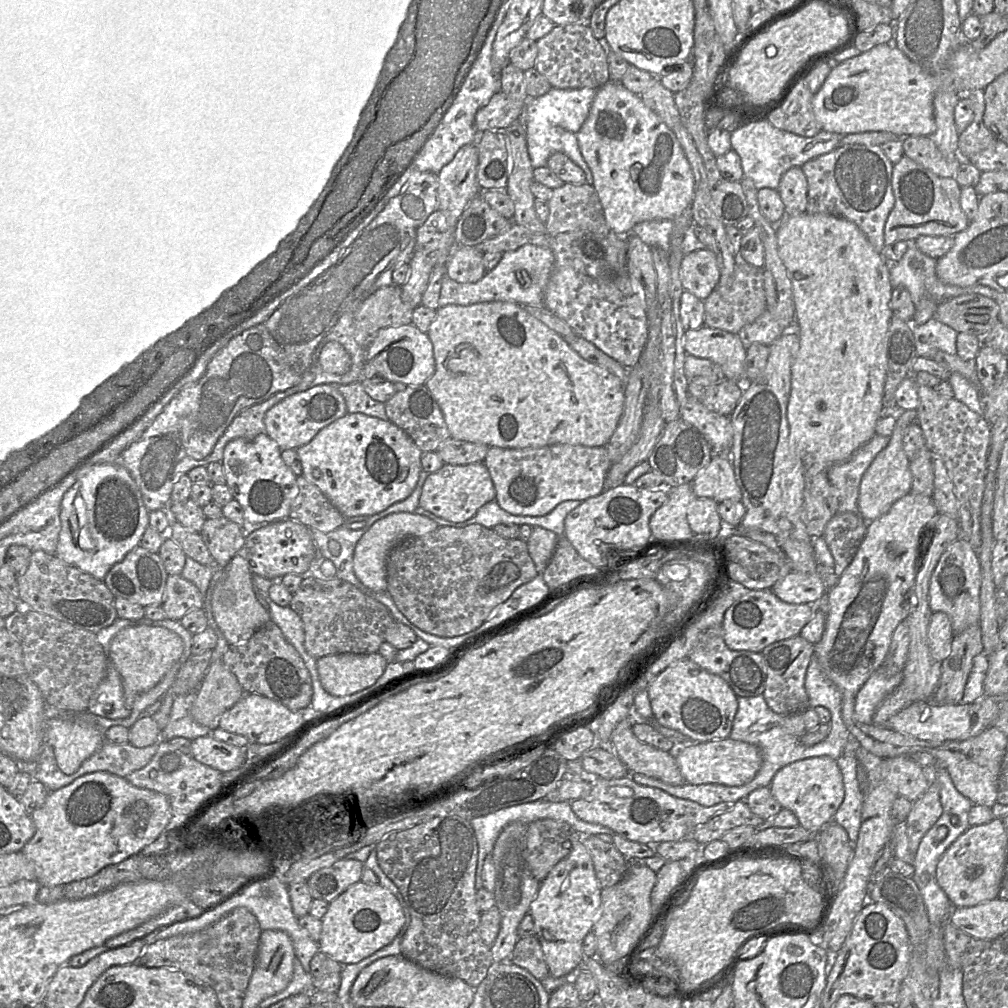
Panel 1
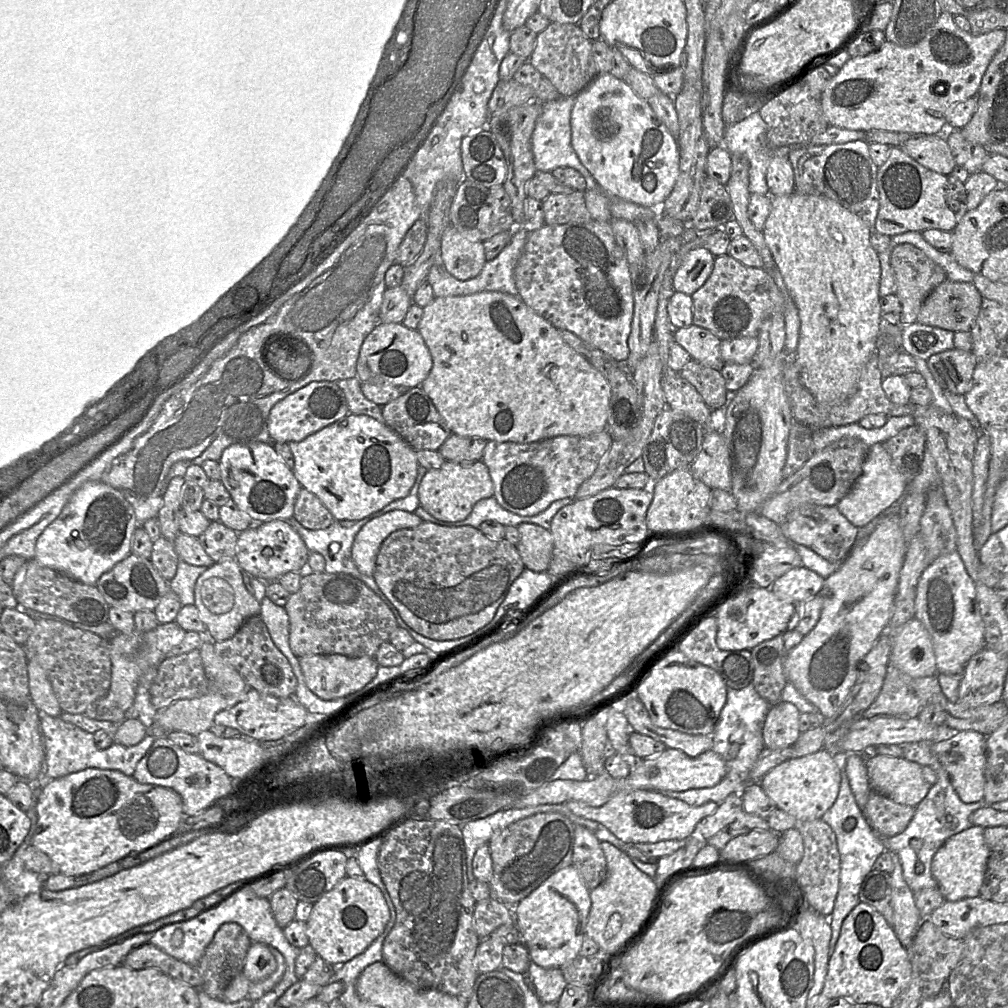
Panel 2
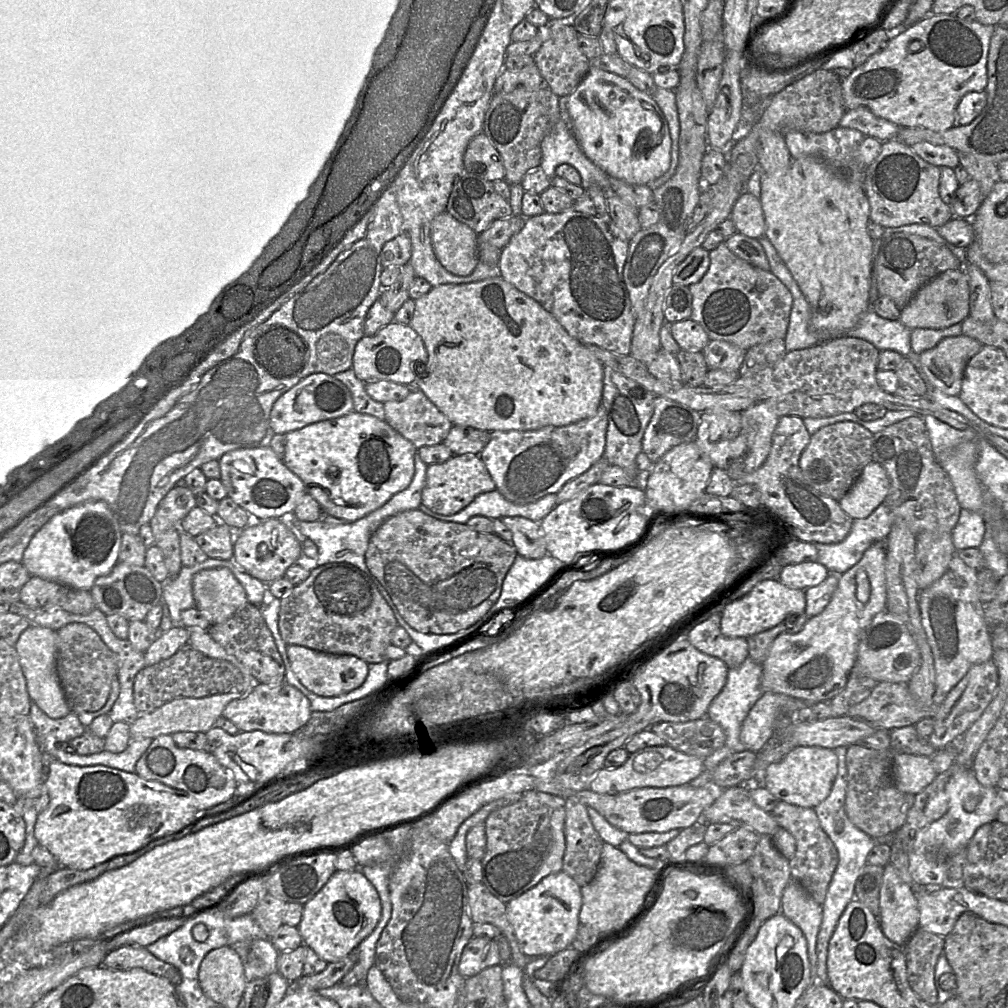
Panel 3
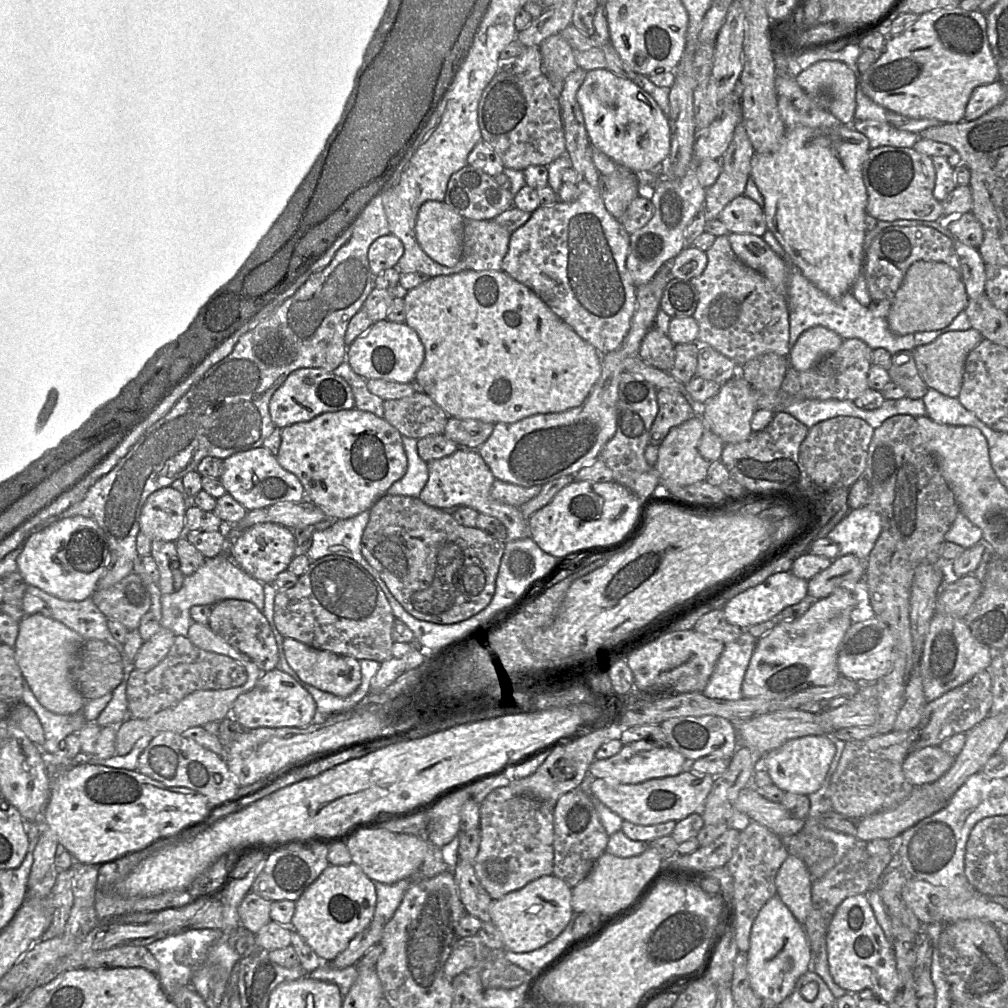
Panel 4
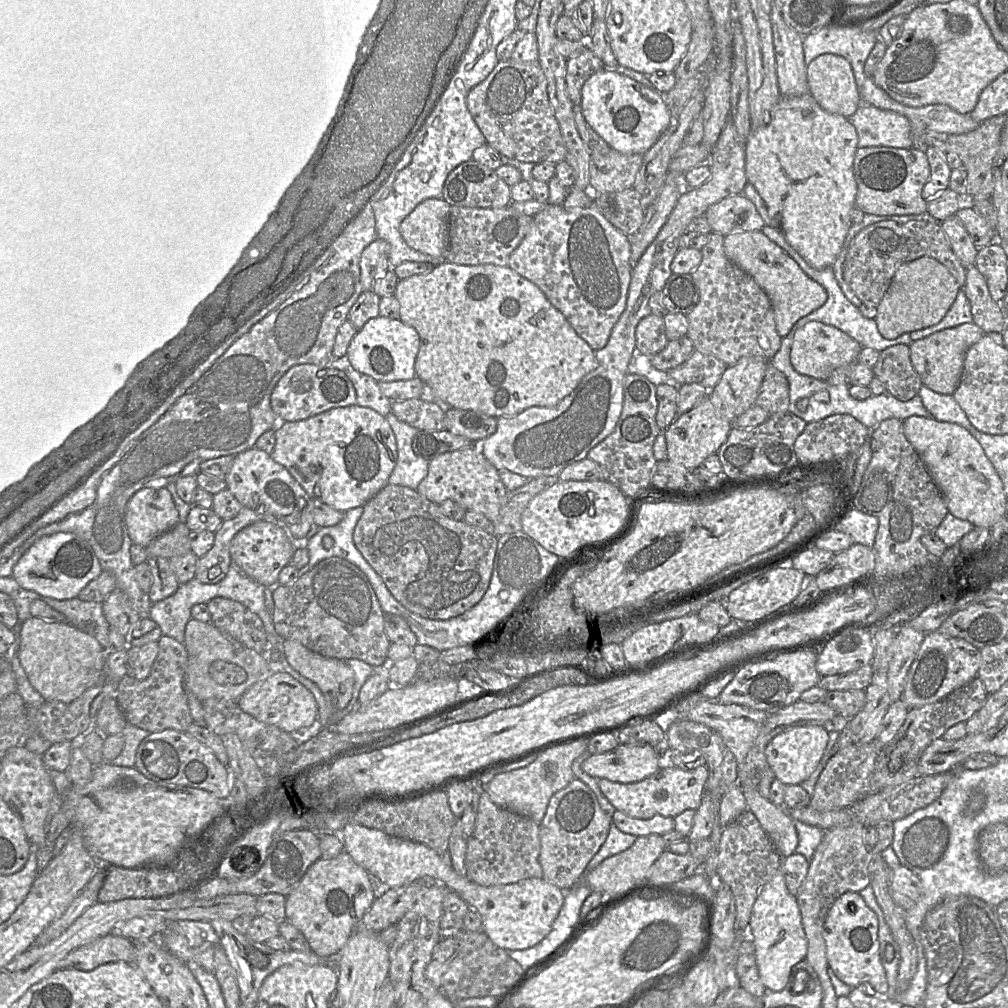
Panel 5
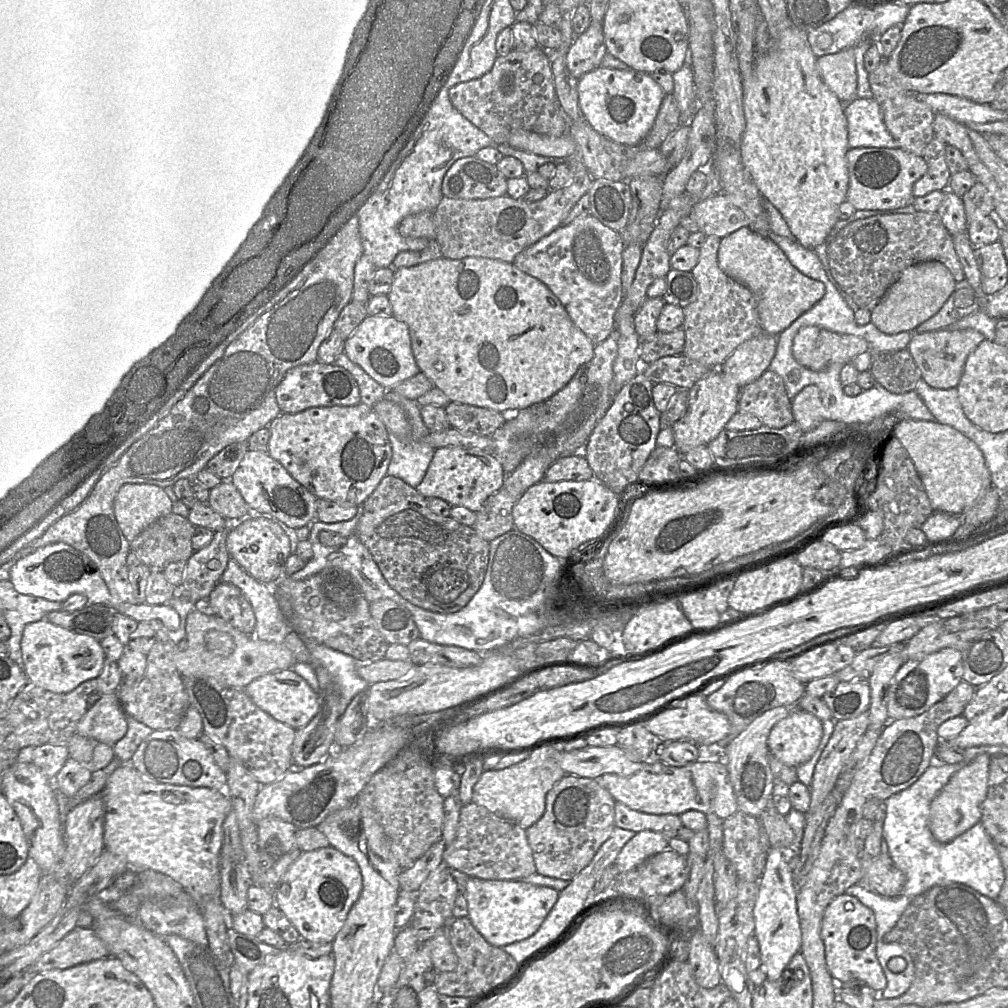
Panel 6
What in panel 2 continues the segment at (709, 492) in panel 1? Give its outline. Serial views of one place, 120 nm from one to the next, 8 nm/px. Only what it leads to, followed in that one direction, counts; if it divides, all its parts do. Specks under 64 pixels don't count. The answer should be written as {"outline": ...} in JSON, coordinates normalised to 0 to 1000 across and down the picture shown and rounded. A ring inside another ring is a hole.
{"outline":[[[701,425],[696,445],[685,467],[706,486],[725,488],[725,453],[715,426]]]}

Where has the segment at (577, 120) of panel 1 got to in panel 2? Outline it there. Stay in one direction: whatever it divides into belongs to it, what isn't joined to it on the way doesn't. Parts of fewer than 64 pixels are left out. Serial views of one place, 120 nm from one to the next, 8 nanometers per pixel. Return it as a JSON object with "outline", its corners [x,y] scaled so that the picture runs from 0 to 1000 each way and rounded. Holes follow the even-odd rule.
{"outline":[[[556,95],[551,99],[538,102],[537,112],[532,119],[527,136],[527,146],[533,170],[548,171],[554,166],[566,166],[572,169],[581,180],[581,188],[593,188],[584,169],[576,162],[566,143],[566,109],[570,95]]]}

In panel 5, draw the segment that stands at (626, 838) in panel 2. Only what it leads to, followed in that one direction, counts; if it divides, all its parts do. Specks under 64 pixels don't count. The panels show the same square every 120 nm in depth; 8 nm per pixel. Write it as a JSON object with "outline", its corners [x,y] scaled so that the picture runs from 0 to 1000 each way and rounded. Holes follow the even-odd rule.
{"outline":[[[660,755],[660,759],[656,761],[650,768],[629,777],[613,777],[602,773],[593,774],[593,779],[598,789],[603,793],[607,800],[618,806],[619,808],[632,813],[645,813],[650,809],[660,811],[670,811],[682,803],[690,804],[696,796],[699,785],[699,778],[702,772],[702,762],[695,759],[687,764],[678,764],[668,760]]]}

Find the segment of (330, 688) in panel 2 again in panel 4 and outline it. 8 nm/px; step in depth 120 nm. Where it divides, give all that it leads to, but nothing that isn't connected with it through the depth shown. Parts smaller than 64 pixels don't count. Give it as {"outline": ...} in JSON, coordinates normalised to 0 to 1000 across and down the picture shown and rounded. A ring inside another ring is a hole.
{"outline":[[[282,633],[280,640],[286,660],[304,679],[334,691],[344,691],[356,682],[358,663],[354,654],[312,644],[289,633]]]}

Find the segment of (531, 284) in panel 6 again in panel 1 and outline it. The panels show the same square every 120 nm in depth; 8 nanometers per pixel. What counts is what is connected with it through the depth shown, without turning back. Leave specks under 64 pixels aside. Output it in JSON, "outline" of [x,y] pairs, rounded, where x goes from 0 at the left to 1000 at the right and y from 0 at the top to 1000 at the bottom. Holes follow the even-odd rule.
{"outline":[[[509,300],[436,305],[425,326],[432,369],[421,381],[435,400],[446,435],[483,442],[518,445],[553,440],[601,442],[618,411],[620,380],[577,355],[550,327]]]}

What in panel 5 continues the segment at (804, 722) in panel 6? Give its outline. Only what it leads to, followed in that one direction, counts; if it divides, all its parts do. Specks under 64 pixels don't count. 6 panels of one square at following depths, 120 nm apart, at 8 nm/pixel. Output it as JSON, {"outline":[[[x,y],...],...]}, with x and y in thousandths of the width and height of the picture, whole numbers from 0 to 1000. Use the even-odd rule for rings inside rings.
{"outline":[[[792,719],[770,728],[761,738],[759,749],[769,773],[779,779],[795,778],[813,758],[822,734],[821,725],[814,719]]]}

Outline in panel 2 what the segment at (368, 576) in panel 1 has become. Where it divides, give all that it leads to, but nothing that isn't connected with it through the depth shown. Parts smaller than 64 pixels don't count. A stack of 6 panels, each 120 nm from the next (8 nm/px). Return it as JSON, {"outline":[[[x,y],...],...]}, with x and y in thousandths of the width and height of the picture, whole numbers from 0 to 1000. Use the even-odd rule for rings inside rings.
{"outline":[[[388,506],[365,517],[354,529],[349,541],[349,555],[355,565],[370,572],[379,538],[389,528],[411,524],[419,517],[411,508],[401,506]]]}

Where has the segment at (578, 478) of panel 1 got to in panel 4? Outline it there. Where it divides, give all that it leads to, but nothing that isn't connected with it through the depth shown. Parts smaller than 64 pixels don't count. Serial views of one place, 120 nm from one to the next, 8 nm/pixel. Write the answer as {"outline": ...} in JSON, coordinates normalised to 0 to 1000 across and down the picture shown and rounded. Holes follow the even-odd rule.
{"outline":[[[665,262],[664,266],[658,263],[646,279],[631,285],[631,303],[624,328],[613,346],[596,352],[597,370],[575,403],[556,410],[532,411],[511,420],[490,421],[488,431],[482,438],[475,443],[474,449],[492,476],[518,483],[539,482],[558,472],[570,471],[574,466],[586,461],[594,454],[598,442],[611,429],[611,403],[614,379],[619,369],[618,359],[623,355],[632,354],[638,334],[649,324],[650,314],[655,307],[659,286],[666,277]]]}

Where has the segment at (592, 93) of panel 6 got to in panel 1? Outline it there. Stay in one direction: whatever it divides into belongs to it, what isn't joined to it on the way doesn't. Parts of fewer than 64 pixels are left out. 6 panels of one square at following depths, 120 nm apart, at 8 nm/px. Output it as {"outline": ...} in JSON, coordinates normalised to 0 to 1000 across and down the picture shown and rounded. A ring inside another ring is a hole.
{"outline":[[[604,79],[592,88],[572,139],[576,153],[587,171],[588,185],[606,230],[623,234],[635,220],[650,217],[668,219],[685,204],[688,173],[670,133],[639,103],[634,94],[624,90],[616,81]]]}

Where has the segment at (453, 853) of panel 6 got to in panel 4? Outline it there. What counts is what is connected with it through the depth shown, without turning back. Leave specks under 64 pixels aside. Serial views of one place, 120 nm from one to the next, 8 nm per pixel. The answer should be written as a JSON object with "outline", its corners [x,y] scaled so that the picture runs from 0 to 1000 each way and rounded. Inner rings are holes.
{"outline":[[[504,780],[487,785],[475,804],[477,834],[469,860],[488,893],[497,892],[537,869],[549,867],[550,798],[511,788]]]}

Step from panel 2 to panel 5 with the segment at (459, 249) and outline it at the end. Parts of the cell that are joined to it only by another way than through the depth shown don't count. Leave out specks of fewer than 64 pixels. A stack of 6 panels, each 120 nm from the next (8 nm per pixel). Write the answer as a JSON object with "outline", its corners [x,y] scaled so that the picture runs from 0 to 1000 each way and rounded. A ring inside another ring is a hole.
{"outline":[[[424,197],[397,222],[397,232],[409,247],[432,256],[441,256],[444,249],[446,203],[437,197]]]}

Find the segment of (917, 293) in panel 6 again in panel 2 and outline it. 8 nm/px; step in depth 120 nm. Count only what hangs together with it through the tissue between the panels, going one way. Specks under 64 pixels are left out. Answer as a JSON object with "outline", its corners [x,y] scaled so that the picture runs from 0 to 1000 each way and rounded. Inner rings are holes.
{"outline":[[[938,277],[919,295],[909,319],[946,329],[962,328],[974,302],[975,295],[964,281]]]}

